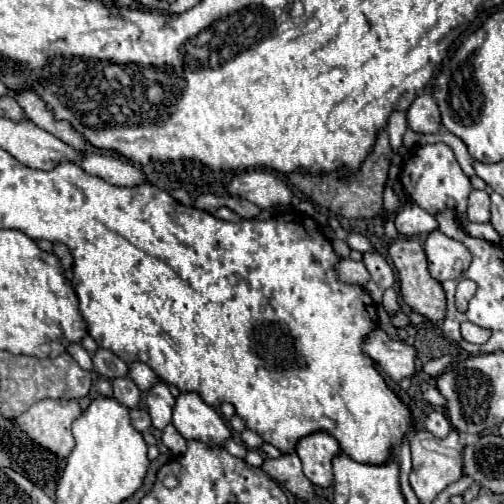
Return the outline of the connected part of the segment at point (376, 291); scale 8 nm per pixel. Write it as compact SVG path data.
M364 253L363 263L371 274L371 281L365 285L365 289L371 293L373 301L379 303L383 297L383 291L393 287L395 275L388 262L378 253Z

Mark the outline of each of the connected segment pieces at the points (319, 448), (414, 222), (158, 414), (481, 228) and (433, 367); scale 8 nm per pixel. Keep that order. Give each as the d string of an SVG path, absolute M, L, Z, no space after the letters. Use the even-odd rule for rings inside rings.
M313 433L313 435L303 437L303 441L299 441L297 455L299 455L301 463L303 463L305 477L313 485L327 489L331 485L331 481L333 481L333 459L339 455L339 443L331 435L327 435L327 433Z
M409 201L401 213L395 217L395 227L401 235L405 237L417 237L417 235L427 235L435 229L439 229L437 219L423 211L417 203Z
M163 381L153 385L147 393L145 403L147 403L147 411L151 415L153 427L159 431L165 429L173 419L173 407L175 407L175 397L169 393L167 385Z
M465 221L462 224L464 231L472 237L485 239L489 242L495 242L499 244L501 242L501 236L490 223L477 224L470 221Z
M443 355L443 357L439 357L439 359L433 359L433 361L425 363L425 365L423 365L423 371L425 371L427 375L431 375L431 377L439 377L439 375L451 365L451 361L453 361L451 355Z

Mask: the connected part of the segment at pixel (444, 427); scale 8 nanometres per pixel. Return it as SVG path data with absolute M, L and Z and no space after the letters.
M437 409L427 415L425 425L427 425L427 431L431 431L435 437L447 437L447 433L453 429L449 419L445 417L445 413L437 411Z

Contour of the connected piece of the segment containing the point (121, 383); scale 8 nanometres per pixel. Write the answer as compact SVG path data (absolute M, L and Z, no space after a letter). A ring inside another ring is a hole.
M123 377L123 379L115 379L113 381L113 391L115 391L115 401L127 409L135 409L141 401L141 393L137 389L137 385L129 379L129 377Z

